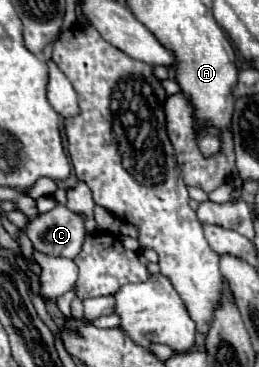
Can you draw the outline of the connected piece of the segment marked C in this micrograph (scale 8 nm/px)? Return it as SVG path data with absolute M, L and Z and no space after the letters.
M58 204L54 210L40 214L26 226L34 250L50 256L76 258L86 238L84 218L78 212Z

